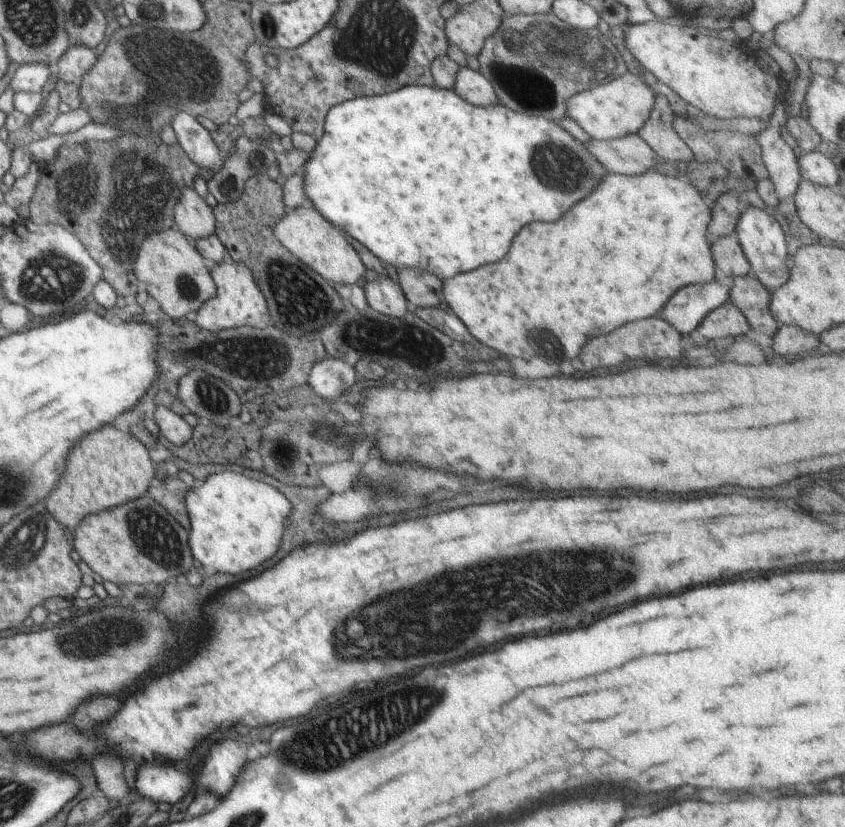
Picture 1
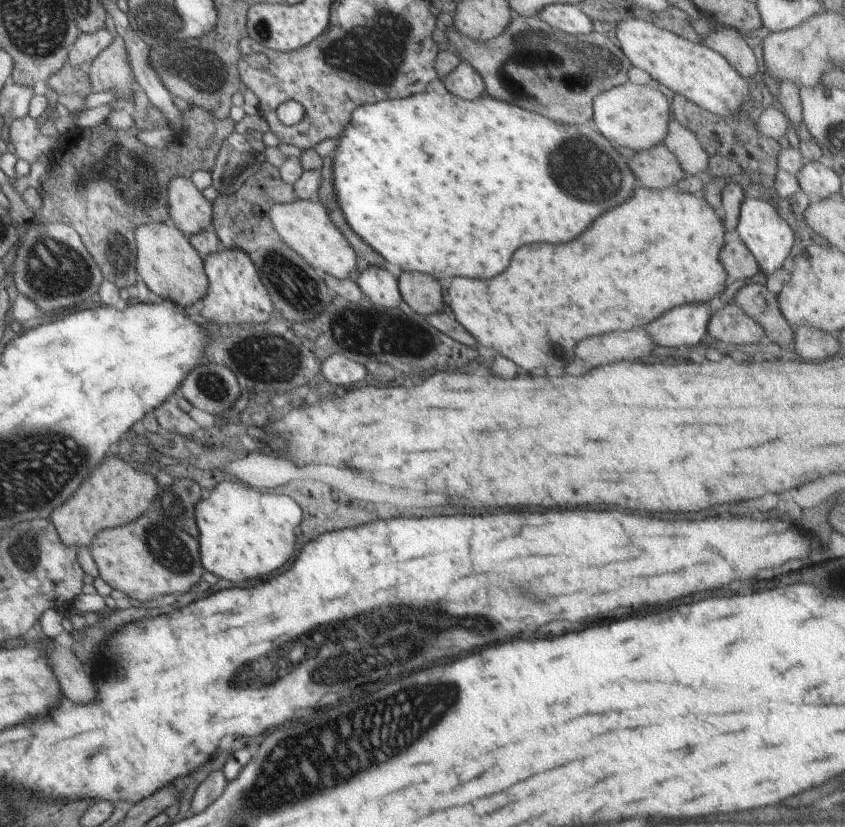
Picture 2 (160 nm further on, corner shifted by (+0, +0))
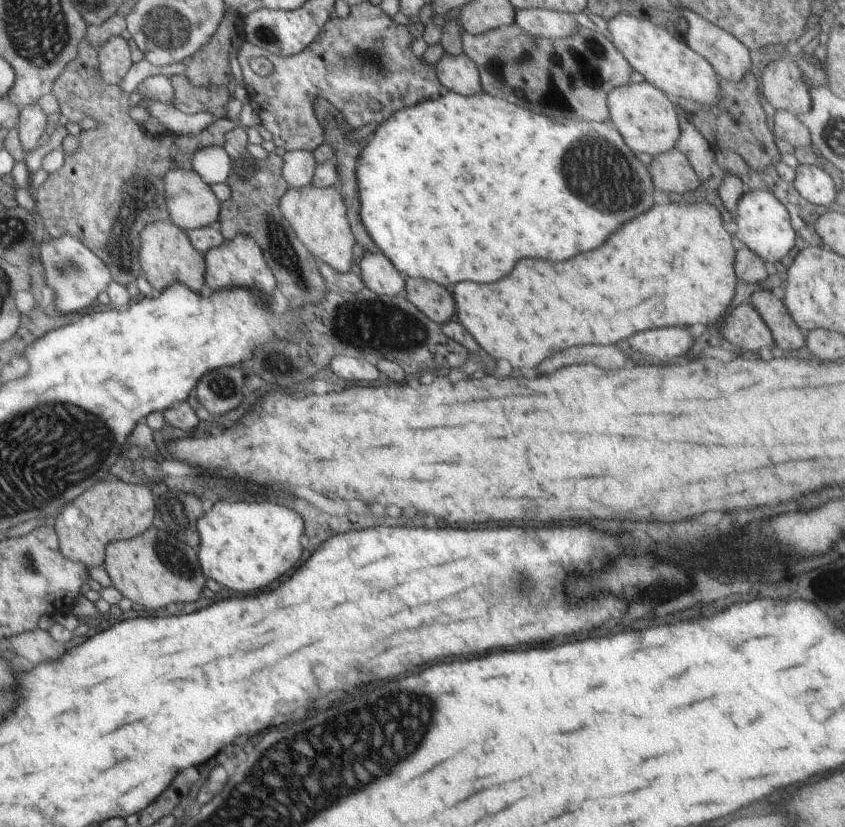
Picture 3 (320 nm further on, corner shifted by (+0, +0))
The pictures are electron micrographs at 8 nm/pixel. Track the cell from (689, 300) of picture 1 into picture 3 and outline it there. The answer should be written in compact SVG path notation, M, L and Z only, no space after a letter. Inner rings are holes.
M662 328L634 334L628 344L632 350L638 348L658 362L670 362L672 358L684 354L692 346L692 340L694 338L686 328Z

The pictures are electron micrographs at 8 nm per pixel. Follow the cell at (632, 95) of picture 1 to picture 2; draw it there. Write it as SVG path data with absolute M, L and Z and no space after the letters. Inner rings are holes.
M628 80L600 93L593 101L590 122L615 146L634 151L650 150L667 137L671 104L655 84L640 85Z

